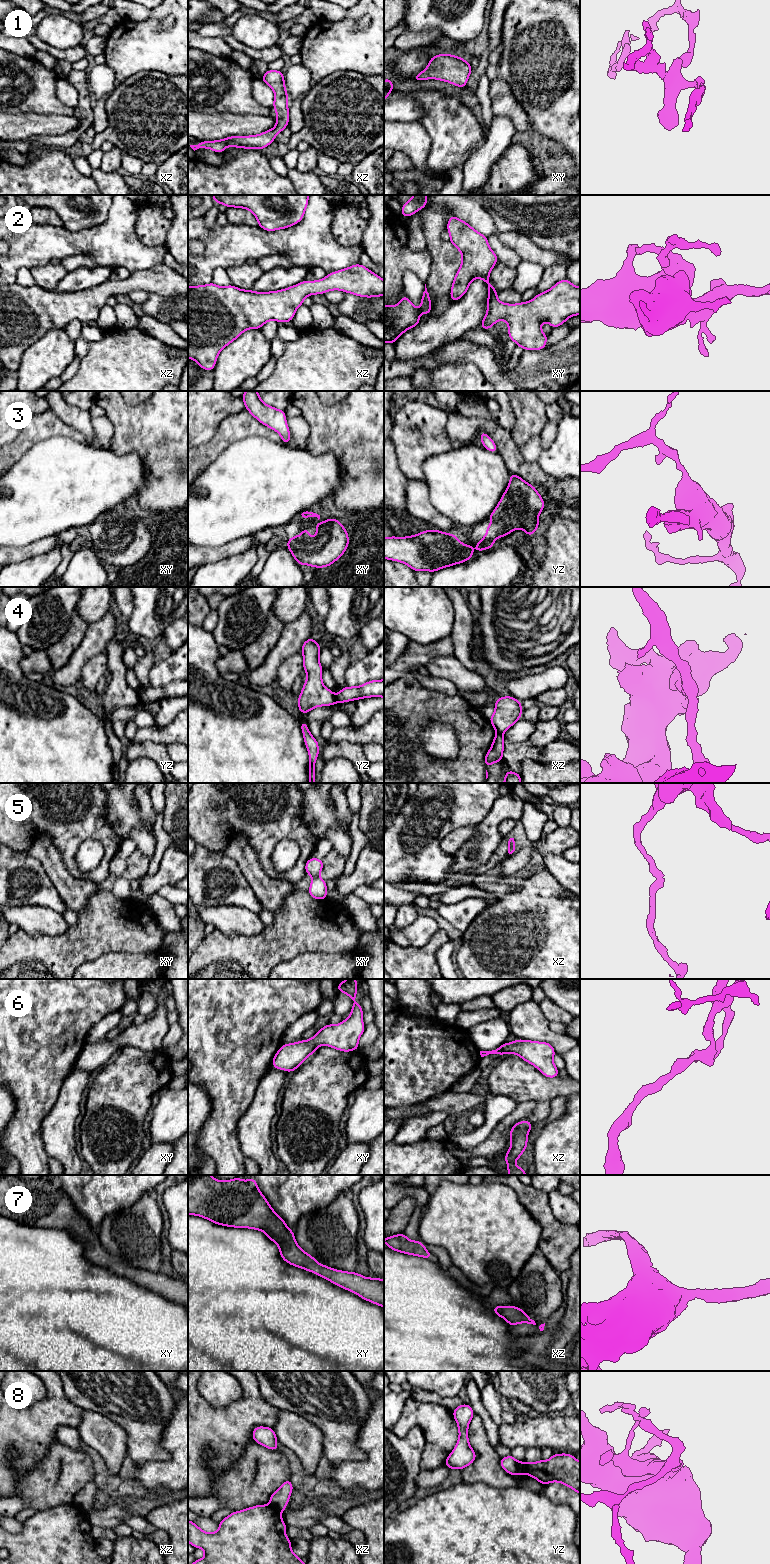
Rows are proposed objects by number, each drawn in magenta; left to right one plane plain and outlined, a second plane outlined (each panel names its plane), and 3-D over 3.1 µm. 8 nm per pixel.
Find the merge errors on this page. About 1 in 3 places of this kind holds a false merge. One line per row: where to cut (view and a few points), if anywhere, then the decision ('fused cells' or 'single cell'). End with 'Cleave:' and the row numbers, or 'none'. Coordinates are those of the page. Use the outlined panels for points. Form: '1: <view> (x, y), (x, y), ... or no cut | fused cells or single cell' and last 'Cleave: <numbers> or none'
1: no cut | single cell
2: no cut | single cell
3: no cut | single cell
4: yz (334, 696), (336, 702) | fused cells
5: xy (318, 875), (313, 877) | fused cells
6: no cut | single cell
7: no cut | single cell
8: xz (270, 1504), (279, 1512) | fused cells
Cleave: 4, 5, 8

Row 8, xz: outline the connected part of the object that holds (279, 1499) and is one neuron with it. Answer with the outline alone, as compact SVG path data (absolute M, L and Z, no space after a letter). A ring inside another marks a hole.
M288 1478L274 1493L271 1494L270 1505L279 1512L284 1511L287 1507L293 1487L293 1484Z

